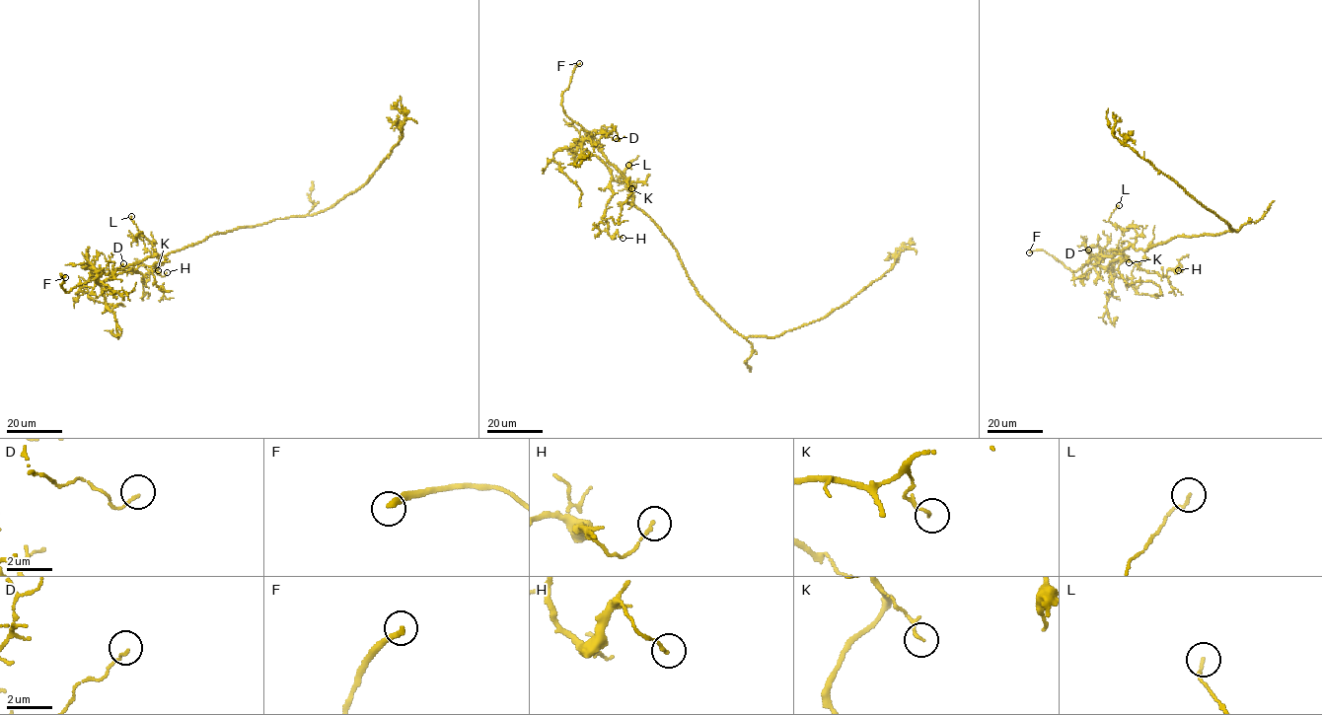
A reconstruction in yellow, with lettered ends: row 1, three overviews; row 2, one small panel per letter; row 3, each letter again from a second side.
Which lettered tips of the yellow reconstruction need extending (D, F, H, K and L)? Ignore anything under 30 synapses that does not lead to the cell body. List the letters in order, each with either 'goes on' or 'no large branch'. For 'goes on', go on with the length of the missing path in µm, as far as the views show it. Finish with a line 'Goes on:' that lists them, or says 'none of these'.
D: no large branch
F: goes on; missing 60 µm
H: no large branch
K: no large branch
L: no large branch
Goes on: F

